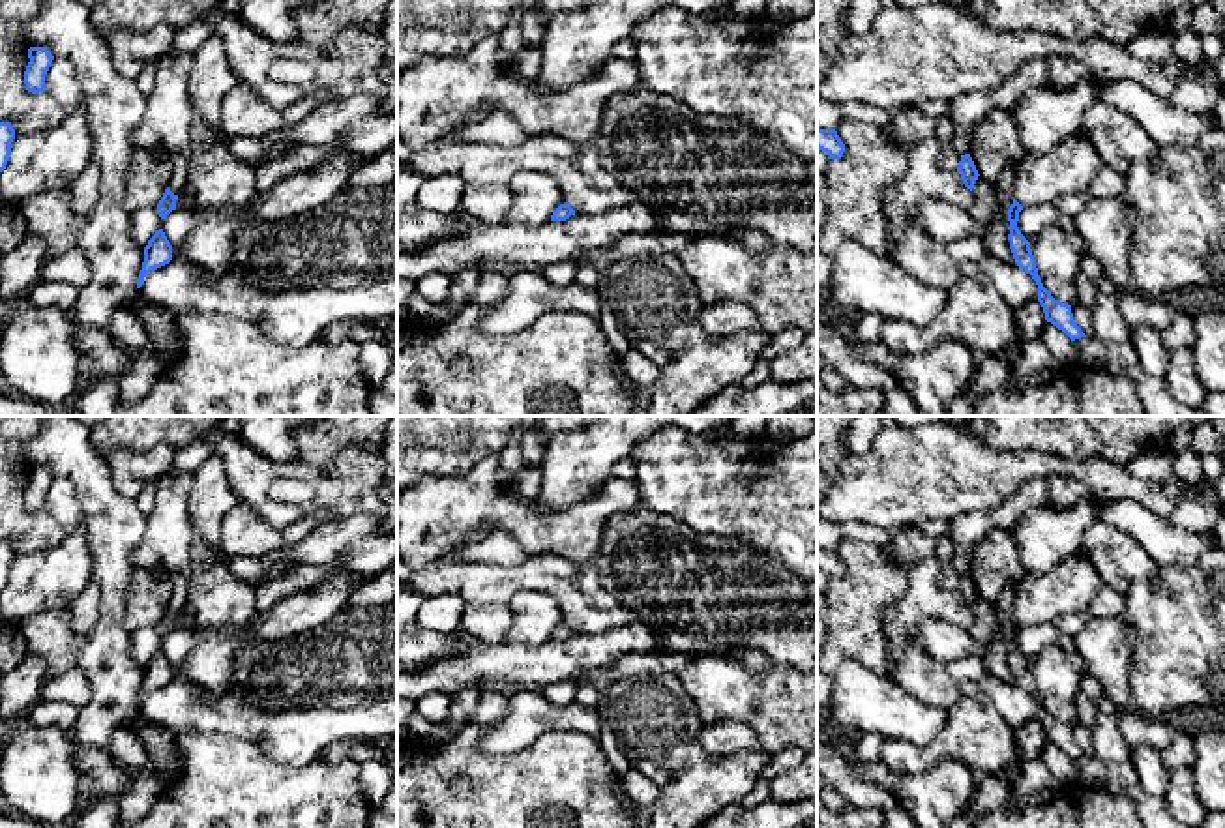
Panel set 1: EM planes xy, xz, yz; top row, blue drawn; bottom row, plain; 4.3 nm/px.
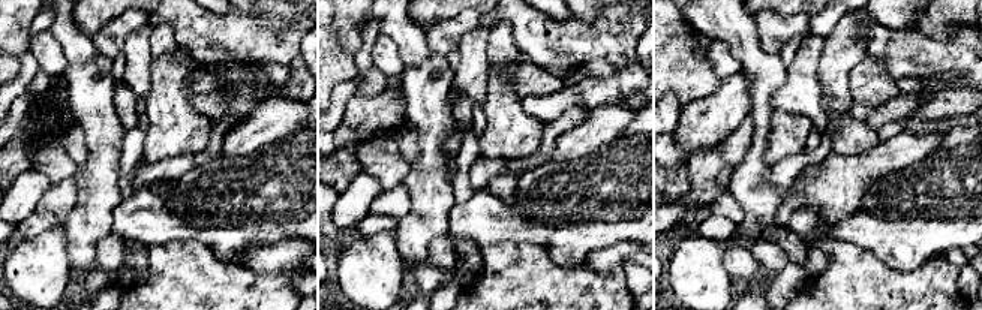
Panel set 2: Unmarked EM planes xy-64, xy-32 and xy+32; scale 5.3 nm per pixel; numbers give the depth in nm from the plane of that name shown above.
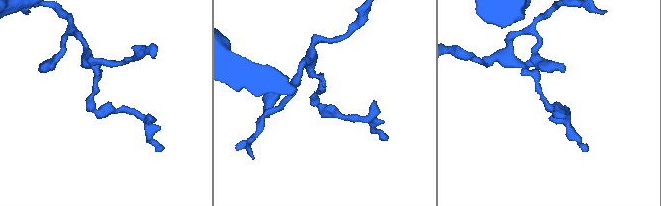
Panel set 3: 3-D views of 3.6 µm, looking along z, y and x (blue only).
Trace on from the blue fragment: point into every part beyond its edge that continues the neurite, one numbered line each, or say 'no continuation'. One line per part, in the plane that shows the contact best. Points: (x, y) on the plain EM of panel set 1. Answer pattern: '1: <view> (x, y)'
no continuation

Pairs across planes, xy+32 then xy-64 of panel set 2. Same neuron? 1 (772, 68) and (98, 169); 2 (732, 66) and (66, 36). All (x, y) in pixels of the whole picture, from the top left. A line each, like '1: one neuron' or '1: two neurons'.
1: one neuron
2: two neurons

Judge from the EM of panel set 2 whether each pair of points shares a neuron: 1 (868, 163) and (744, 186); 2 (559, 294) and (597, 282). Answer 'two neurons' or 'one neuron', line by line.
1: two neurons
2: one neuron

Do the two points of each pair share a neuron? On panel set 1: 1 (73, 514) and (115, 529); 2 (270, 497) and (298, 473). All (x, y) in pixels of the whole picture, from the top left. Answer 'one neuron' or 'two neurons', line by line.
1: two neurons
2: one neuron

